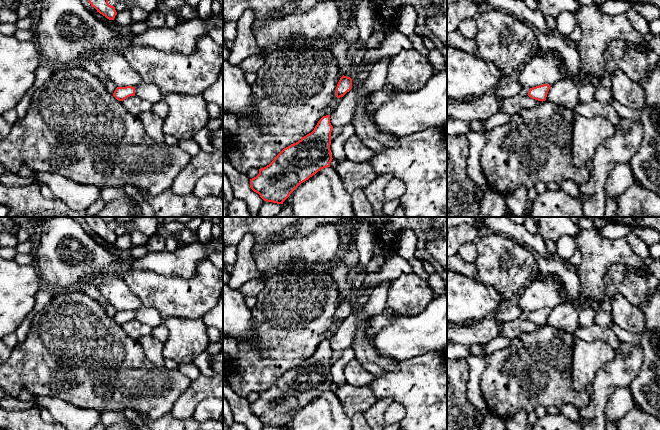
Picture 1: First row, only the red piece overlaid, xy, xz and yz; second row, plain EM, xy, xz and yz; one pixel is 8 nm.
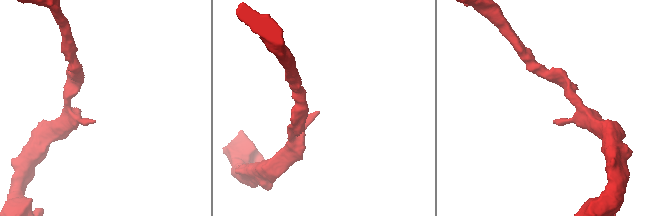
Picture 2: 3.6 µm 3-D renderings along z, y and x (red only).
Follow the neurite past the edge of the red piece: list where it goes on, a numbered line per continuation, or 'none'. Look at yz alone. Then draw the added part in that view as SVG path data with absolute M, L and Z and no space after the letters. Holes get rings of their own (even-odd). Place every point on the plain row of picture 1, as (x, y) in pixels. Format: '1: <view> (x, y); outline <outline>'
none

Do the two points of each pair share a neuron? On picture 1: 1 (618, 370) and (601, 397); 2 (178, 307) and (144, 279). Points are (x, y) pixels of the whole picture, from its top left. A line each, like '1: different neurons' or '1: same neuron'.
1: same neuron
2: same neuron

